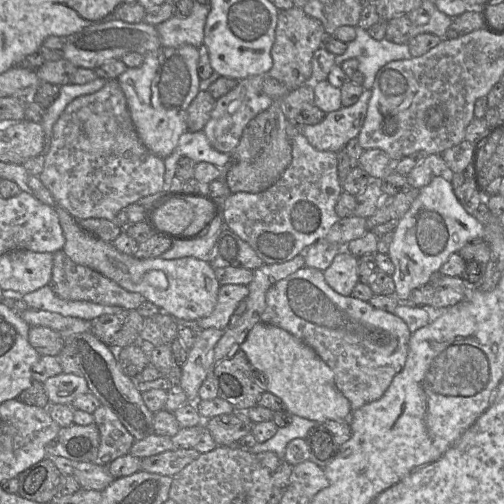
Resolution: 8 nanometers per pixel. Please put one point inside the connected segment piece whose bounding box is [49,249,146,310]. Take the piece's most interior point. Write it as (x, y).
(70, 281)

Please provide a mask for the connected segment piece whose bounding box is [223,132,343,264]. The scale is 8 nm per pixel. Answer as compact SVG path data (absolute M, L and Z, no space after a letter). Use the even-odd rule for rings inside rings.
M301 132L291 139L291 145L292 161L276 183L259 193L232 193L224 204L224 226L247 242L265 264L287 262L303 254L309 246L324 239L340 219L335 206L343 190L338 176L336 152L317 150Z

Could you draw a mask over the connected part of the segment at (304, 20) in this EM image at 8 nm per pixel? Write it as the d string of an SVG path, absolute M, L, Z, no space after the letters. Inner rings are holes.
M294 6L287 10L279 10L275 39L271 48L273 65L268 76L278 80L289 91L309 83L313 54L322 47L325 37L326 32L321 22L306 14L302 9Z

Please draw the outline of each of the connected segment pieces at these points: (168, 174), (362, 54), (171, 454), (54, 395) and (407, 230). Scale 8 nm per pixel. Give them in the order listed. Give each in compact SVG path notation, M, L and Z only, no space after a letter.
M203 130L197 132L186 131L180 136L173 152L164 158L166 190L169 189L171 180L176 176L176 164L182 156L192 159L195 163L209 162L218 168L224 167L230 161L229 154L219 152L210 145Z
M356 26L356 37L347 43L346 51L335 57L334 64L341 64L351 58L358 60L358 71L364 76L362 87L370 90L377 72L387 63L411 58L407 44L395 44L387 39L375 40L366 30Z
M195 448L165 451L142 459L141 470L173 477L199 455Z
M62 372L43 384L51 404L71 405L76 396L89 392L87 382L80 374Z
M442 176L418 191L409 210L398 221L388 256L394 264L392 279L395 296L407 301L411 292L429 282L432 273L440 270L450 255L458 252L468 241L485 236L485 226L470 215L456 197L451 182Z

